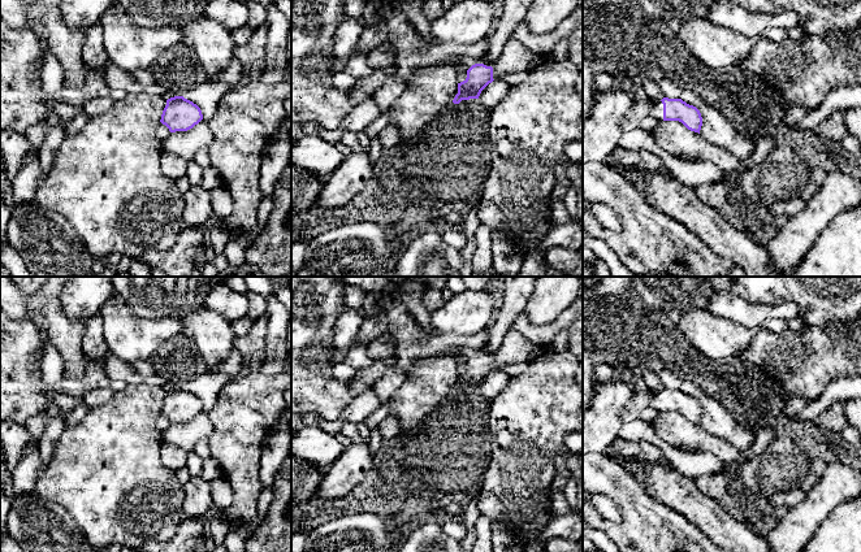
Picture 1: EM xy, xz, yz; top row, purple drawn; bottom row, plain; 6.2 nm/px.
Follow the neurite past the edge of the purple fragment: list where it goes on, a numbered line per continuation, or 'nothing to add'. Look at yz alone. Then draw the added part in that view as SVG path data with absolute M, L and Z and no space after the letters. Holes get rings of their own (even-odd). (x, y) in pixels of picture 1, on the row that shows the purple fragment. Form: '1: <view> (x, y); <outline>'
1: yz (657, 109); M653 101L650 116L658 121L663 121L663 104L662 104L662 101Z

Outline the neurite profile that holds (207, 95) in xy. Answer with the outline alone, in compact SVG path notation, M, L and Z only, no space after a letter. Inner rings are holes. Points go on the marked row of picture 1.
M233 56L226 69L216 78L204 81L183 97L196 104L203 114L203 119L208 122L216 113L222 96L235 86L243 74L242 62Z

